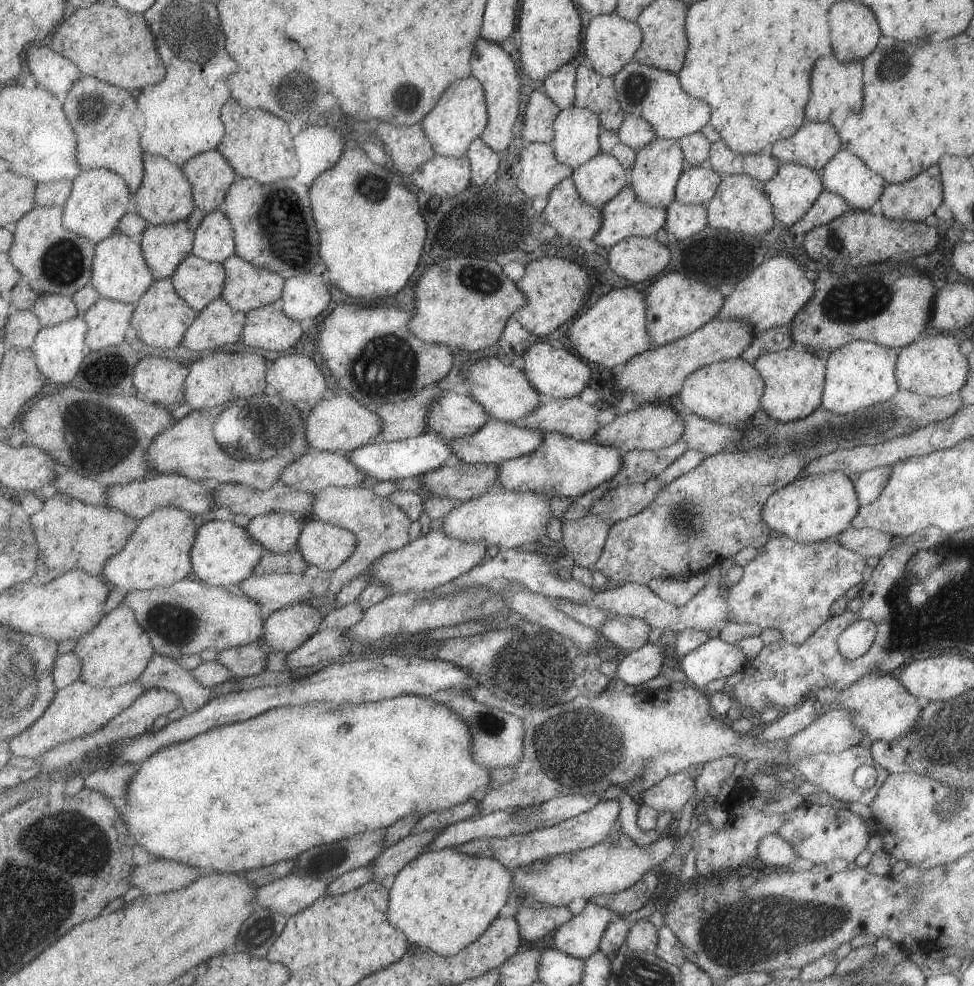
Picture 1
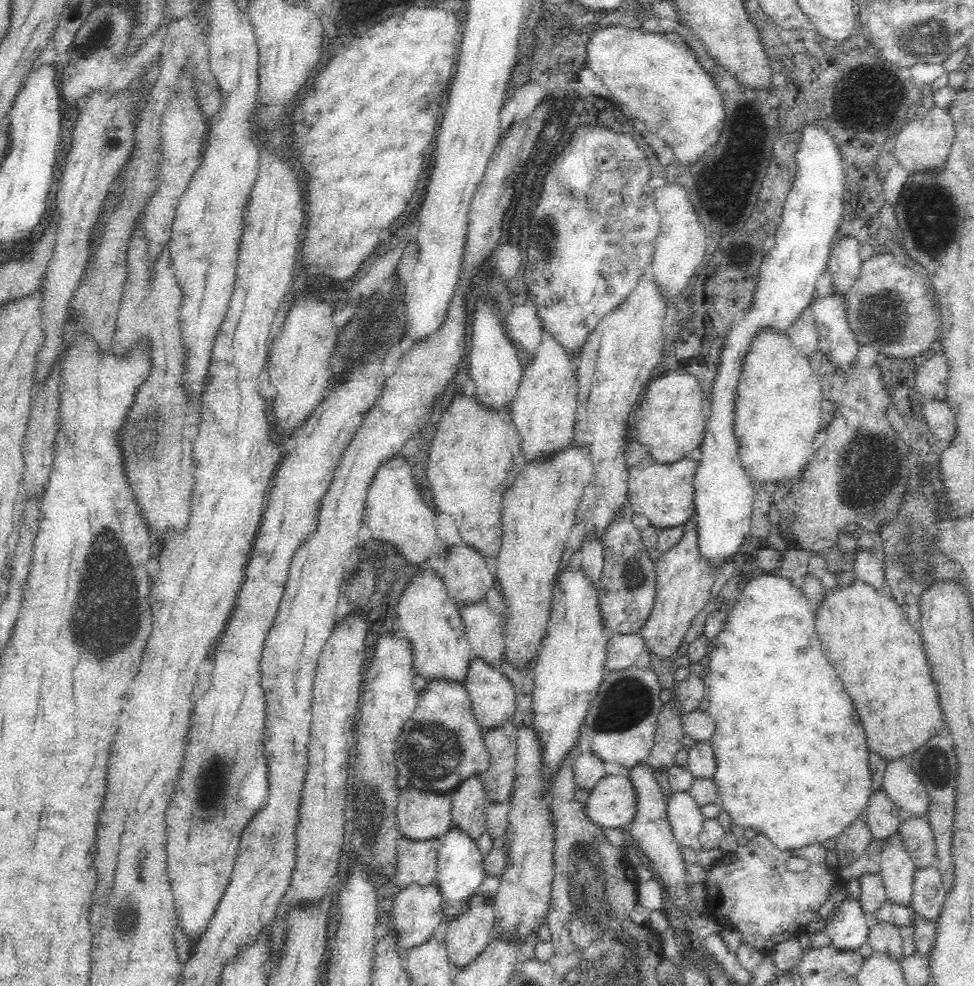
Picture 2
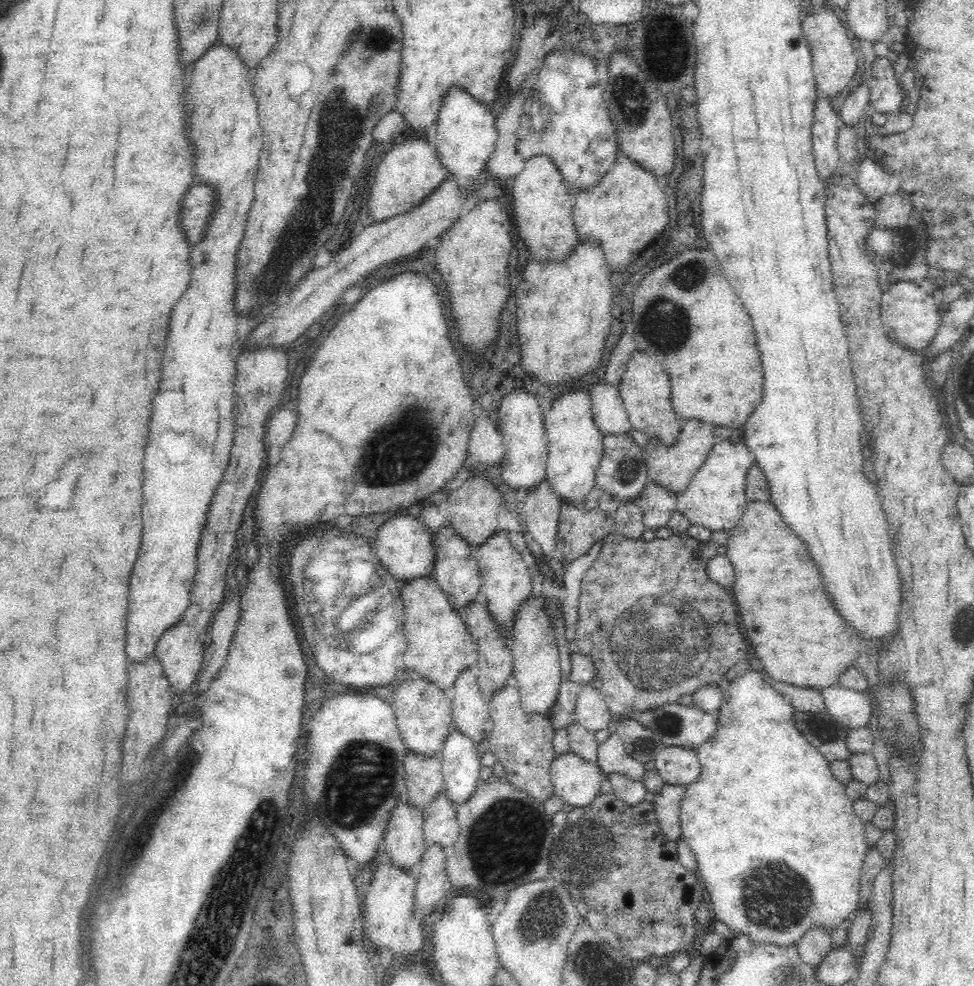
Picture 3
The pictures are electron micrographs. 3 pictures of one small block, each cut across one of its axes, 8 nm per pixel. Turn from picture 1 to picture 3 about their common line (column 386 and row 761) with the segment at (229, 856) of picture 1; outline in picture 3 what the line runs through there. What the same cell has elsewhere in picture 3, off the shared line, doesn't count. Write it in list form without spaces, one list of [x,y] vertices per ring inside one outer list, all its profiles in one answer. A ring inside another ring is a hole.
[[[750,667],[742,676],[730,682],[728,690],[723,691],[723,700],[716,713],[715,732],[696,748],[701,773],[695,782],[685,787],[679,817],[681,840],[696,853],[696,872],[709,893],[716,921],[723,922],[733,935],[737,932],[744,933],[752,938],[752,941],[768,941],[785,947],[797,943],[802,935],[814,926],[836,929],[843,925],[850,913],[858,910],[860,875],[869,846],[865,838],[864,824],[856,816],[854,802],[846,794],[845,786],[834,777],[827,758],[800,732],[796,725],[797,711],[792,702],[782,692],[778,692],[766,678],[768,676],[764,672]]]

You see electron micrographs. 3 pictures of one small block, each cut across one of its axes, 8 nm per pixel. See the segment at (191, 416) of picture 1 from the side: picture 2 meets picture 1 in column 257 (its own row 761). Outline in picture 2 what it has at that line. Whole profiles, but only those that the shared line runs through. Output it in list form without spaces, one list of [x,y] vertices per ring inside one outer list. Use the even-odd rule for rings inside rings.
[[[432,680],[418,693],[417,708],[405,722],[398,744],[396,744],[396,766],[398,772],[409,781],[409,786],[425,792],[448,794],[470,777],[480,777],[490,768],[490,755],[484,744],[483,731],[476,723],[473,705],[464,684]]]

